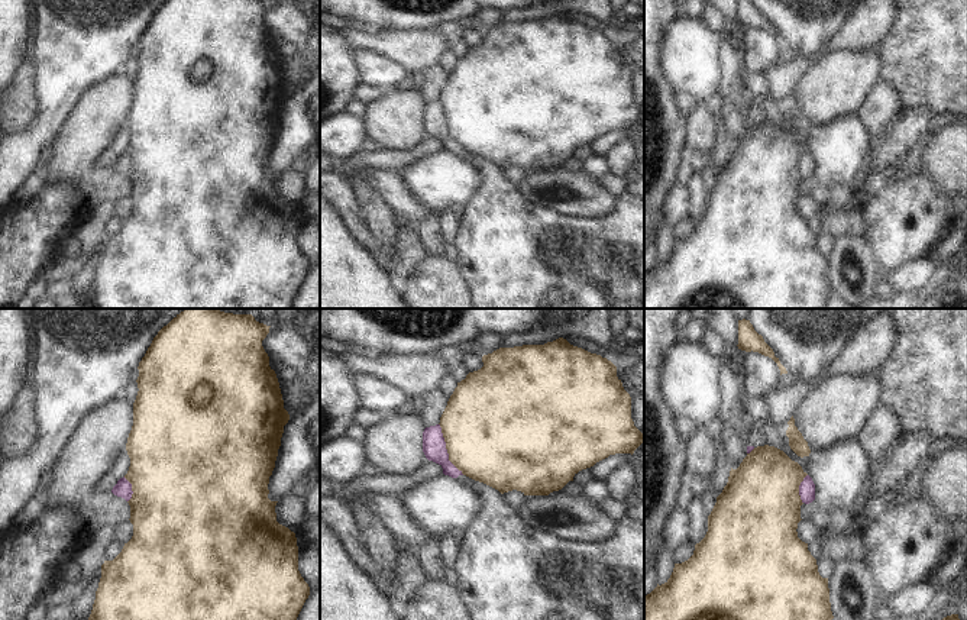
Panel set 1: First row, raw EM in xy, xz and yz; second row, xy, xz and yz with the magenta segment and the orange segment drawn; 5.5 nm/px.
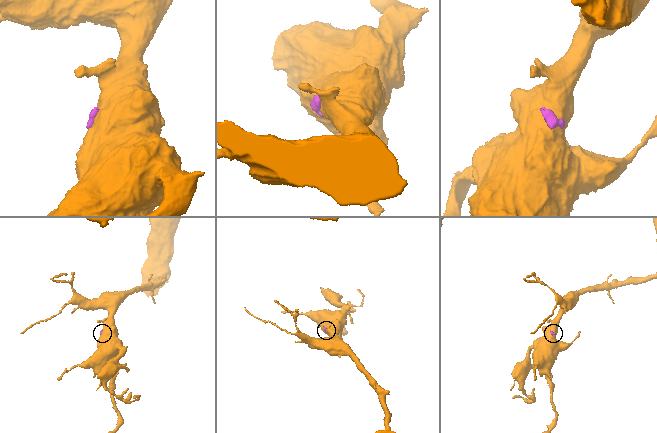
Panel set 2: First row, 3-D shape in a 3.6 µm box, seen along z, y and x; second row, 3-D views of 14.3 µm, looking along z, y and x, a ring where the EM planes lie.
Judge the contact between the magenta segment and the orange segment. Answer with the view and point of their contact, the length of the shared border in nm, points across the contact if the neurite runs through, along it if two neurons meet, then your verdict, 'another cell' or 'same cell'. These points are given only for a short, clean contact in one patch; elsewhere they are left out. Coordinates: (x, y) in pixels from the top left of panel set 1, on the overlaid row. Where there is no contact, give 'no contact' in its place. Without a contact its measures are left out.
xz (446, 449) | 320 nm | another cell

